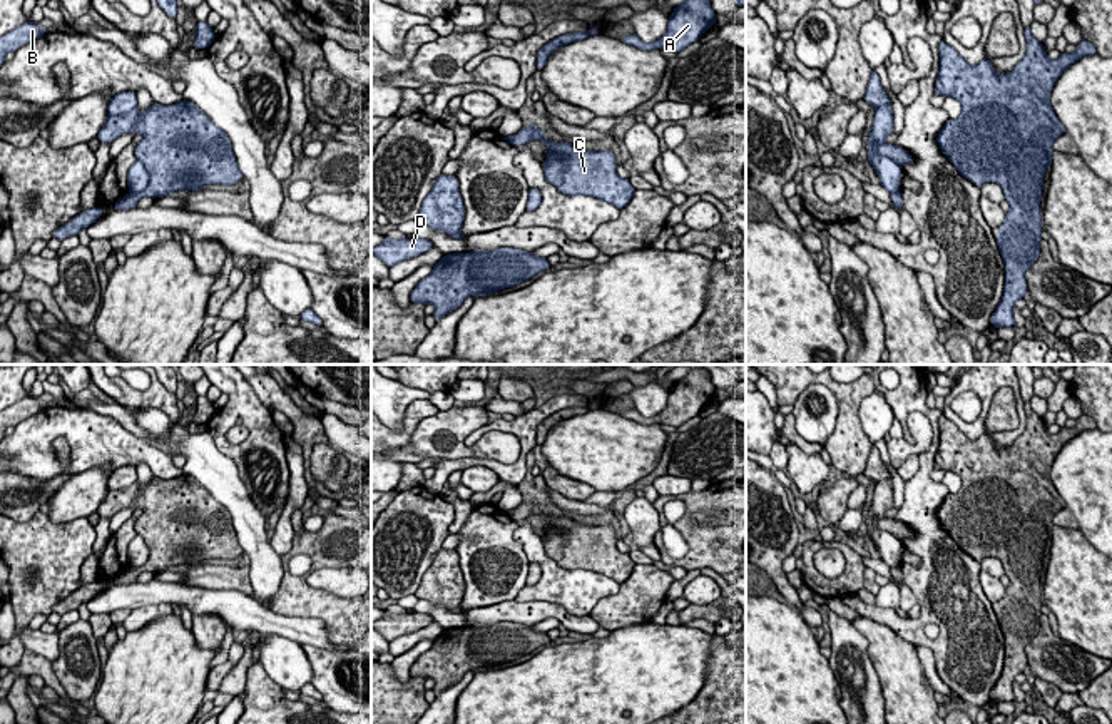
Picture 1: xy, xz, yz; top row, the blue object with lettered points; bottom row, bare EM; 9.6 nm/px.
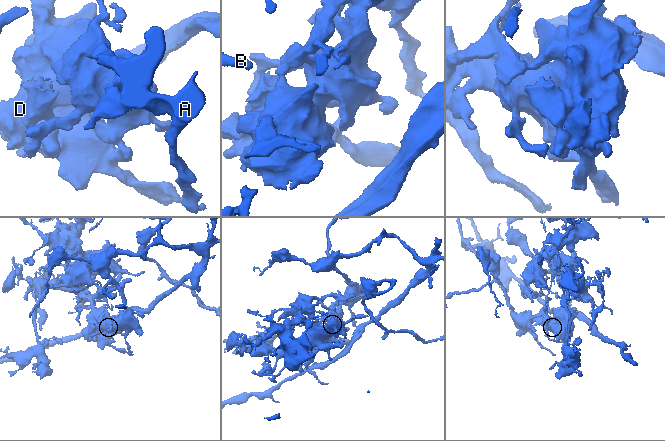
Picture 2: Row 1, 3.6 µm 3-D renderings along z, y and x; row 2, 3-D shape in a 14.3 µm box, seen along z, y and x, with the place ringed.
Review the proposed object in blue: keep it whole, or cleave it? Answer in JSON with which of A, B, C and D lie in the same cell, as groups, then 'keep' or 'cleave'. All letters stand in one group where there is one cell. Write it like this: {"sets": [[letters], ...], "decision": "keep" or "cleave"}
{"sets": [["A"], ["B", "C", "D"]], "decision": "cleave"}

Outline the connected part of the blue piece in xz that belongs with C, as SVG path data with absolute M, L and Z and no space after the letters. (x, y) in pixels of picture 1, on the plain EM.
M522 500L515 510L503 512L512 520L542 515L548 528L542 537L545 555L565 570L589 570L624 584L635 563L629 553L615 547L615 530L610 525L580 525L569 517L553 517L537 500Z

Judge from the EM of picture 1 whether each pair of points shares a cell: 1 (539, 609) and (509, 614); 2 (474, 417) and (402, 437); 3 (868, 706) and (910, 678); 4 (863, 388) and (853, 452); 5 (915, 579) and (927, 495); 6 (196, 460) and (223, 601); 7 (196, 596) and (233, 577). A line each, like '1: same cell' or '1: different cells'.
1: same cell
2: different cells
3: different cells
4: same cell
5: same cell
6: different cells
7: different cells

